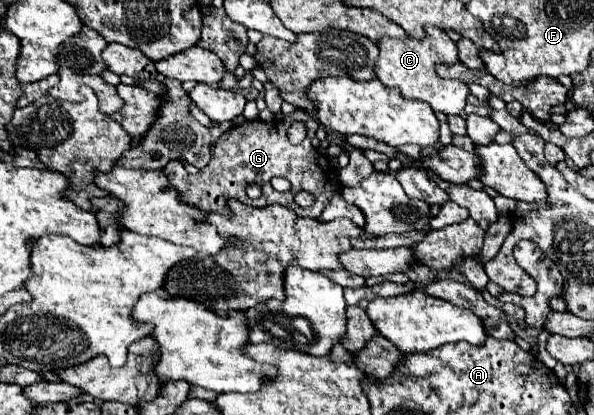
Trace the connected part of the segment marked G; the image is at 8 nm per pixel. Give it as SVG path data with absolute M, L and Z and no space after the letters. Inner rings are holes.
M295 110L287 116L283 116L281 120L273 120L273 122L263 122L263 120L245 120L239 126L233 126L231 130L227 130L225 134L221 134L215 140L215 148L213 148L213 158L211 162L201 168L197 174L189 174L185 170L185 166L179 160L169 162L163 172L169 178L169 184L179 192L179 198L199 210L207 210L207 212L217 212L217 214L229 214L227 208L227 200L229 198L237 198L243 204L251 204L251 206L269 206L269 204L283 204L291 210L295 210L299 216L311 216L317 218L321 214L321 210L327 206L327 202L331 200L333 192L341 190L341 184L337 182L335 176L335 168L331 166L329 158L323 156L317 148L313 148L311 140L315 138L315 132L319 128L319 122L307 114L305 110ZM293 122L303 122L307 124L307 138L301 144L291 144L287 140L287 128ZM273 176L283 176L291 182L291 190L289 192L277 192L271 186L271 178ZM249 182L257 182L263 188L263 194L257 200L247 198L245 194L245 186ZM297 192L309 192L315 196L315 202L311 208L299 208L295 204L295 194Z

